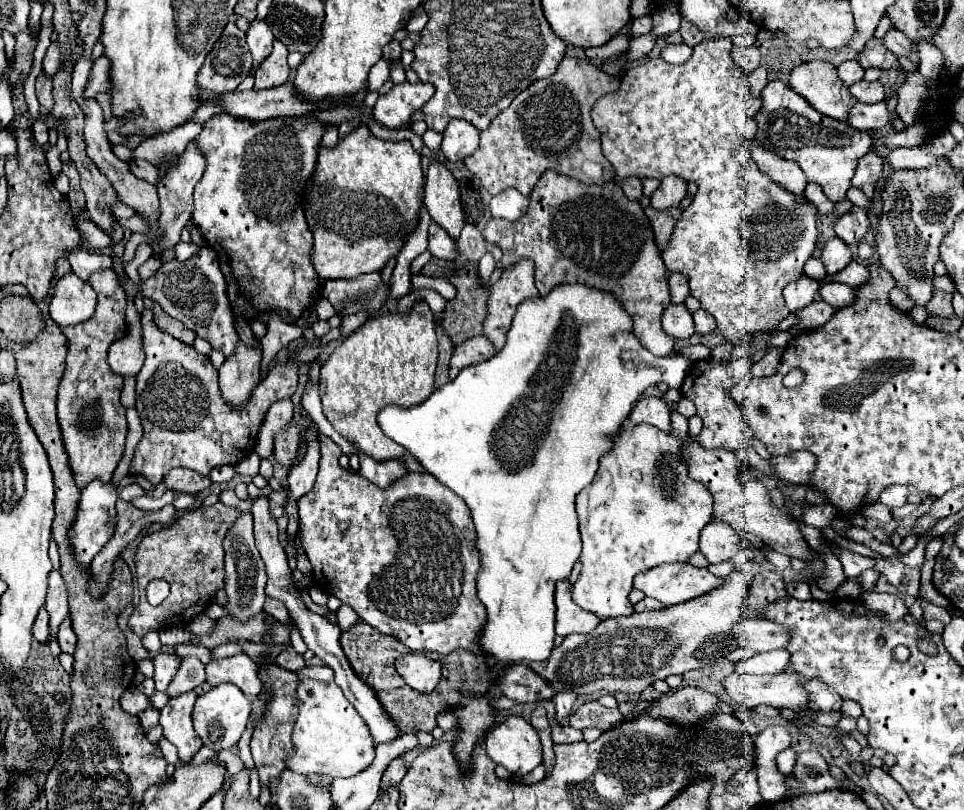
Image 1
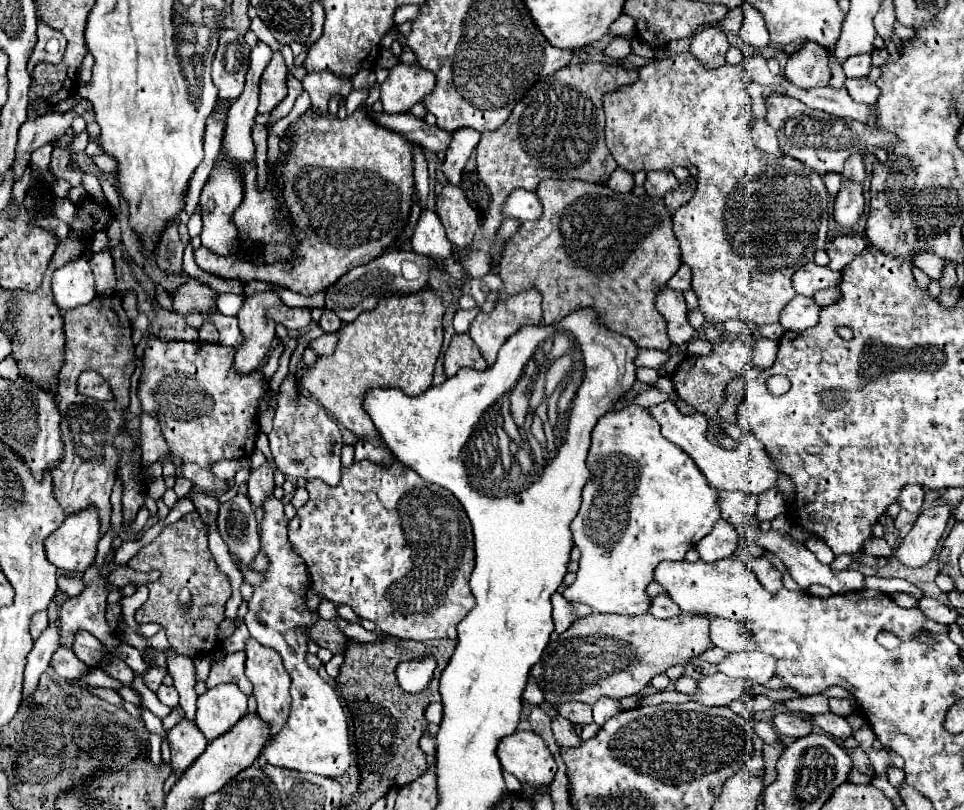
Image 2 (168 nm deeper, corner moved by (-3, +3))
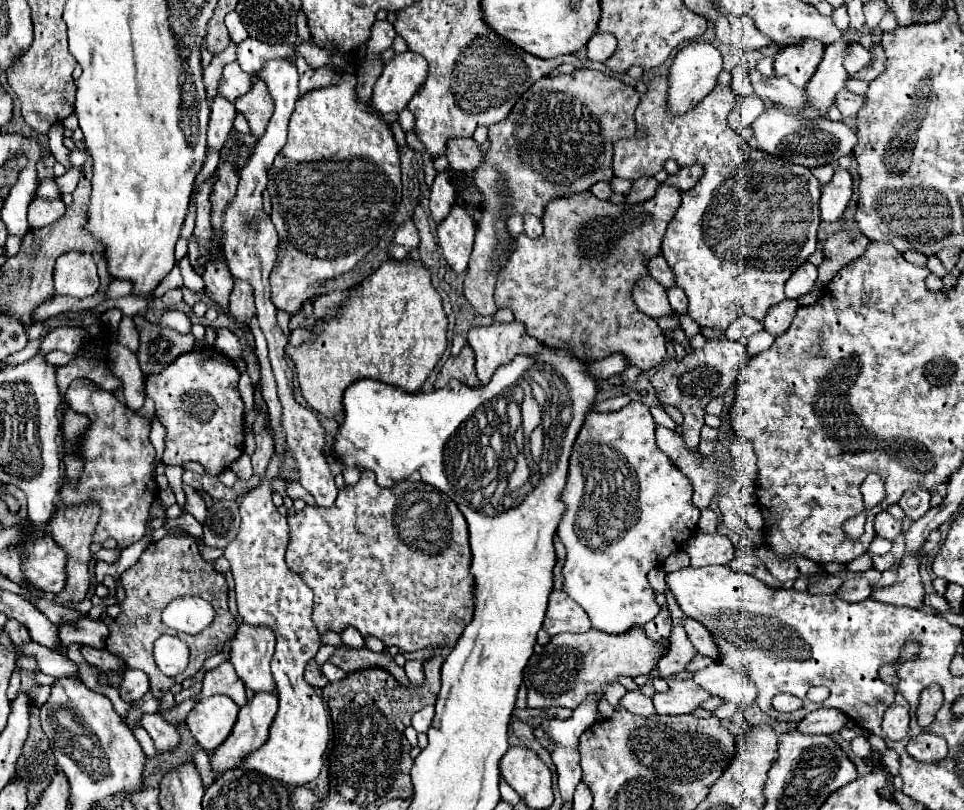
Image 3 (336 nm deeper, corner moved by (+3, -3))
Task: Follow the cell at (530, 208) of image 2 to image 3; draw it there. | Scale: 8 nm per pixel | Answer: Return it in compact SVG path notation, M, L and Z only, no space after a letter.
M524 215L524 233L530 239L536 239L542 235L542 221L536 215Z

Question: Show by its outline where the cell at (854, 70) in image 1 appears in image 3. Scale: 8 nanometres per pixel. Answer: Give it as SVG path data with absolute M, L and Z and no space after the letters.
M848 41L846 45L848 45L848 53L844 57L844 67L850 75L854 75L856 71L860 71L870 63L870 51L866 51L858 41Z

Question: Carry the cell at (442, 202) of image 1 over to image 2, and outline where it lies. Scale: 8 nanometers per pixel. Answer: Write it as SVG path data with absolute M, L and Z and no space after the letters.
M446 183L436 197L436 213L446 227L446 235L456 249L468 249L480 225L478 213L468 205L460 187Z

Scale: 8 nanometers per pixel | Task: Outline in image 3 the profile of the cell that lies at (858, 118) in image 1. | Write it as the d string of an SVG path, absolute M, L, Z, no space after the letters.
M756 69L750 73L754 93L762 99L770 99L772 103L780 103L786 107L786 111L798 111L806 107L806 97L802 95L802 89L794 87L788 79L782 77L764 77Z

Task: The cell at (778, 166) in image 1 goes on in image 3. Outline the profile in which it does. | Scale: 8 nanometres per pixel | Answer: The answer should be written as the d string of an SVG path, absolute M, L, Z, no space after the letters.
M748 95L748 97L736 97L736 105L732 107L730 115L728 115L728 125L744 139L744 141L752 141L752 131L750 125L754 123L754 119L764 111L764 103L758 95Z

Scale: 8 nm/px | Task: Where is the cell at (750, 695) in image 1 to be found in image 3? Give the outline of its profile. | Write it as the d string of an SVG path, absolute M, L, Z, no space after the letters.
M692 679L688 681L670 681L668 691L654 693L652 701L660 715L682 715L700 707L702 701L710 699L702 687L698 687Z

